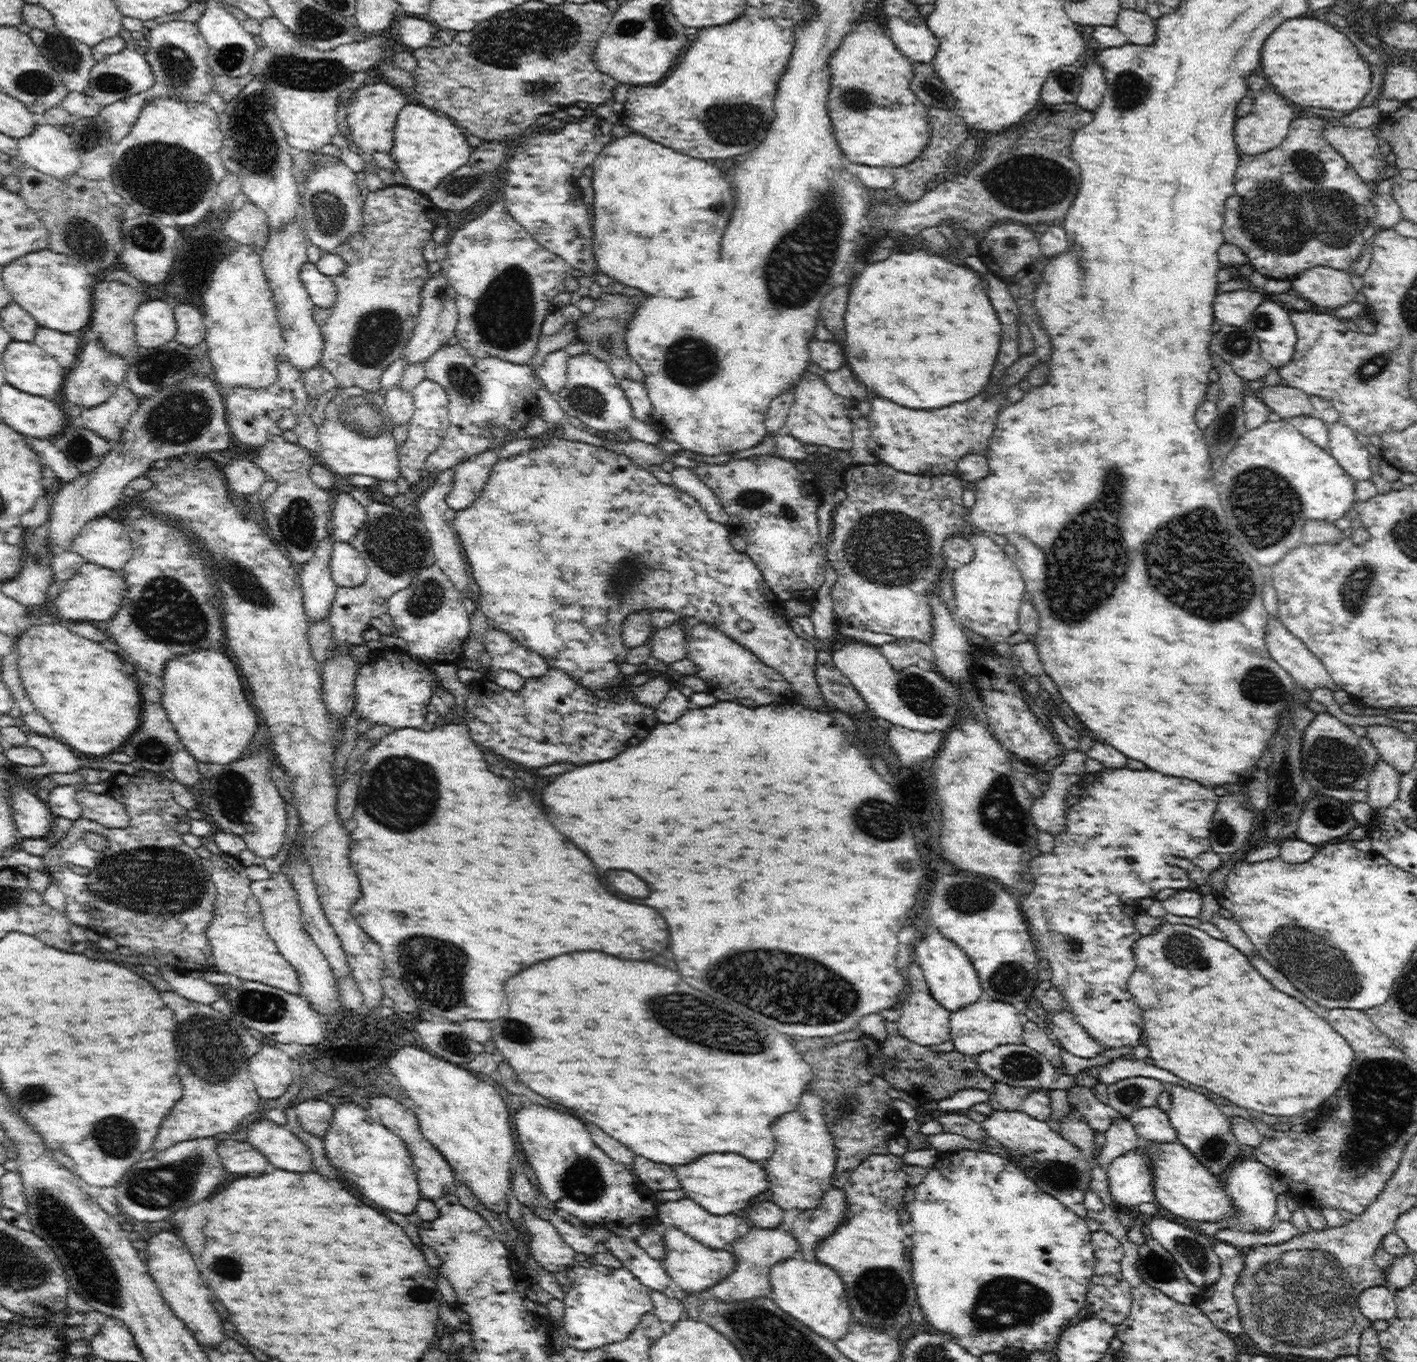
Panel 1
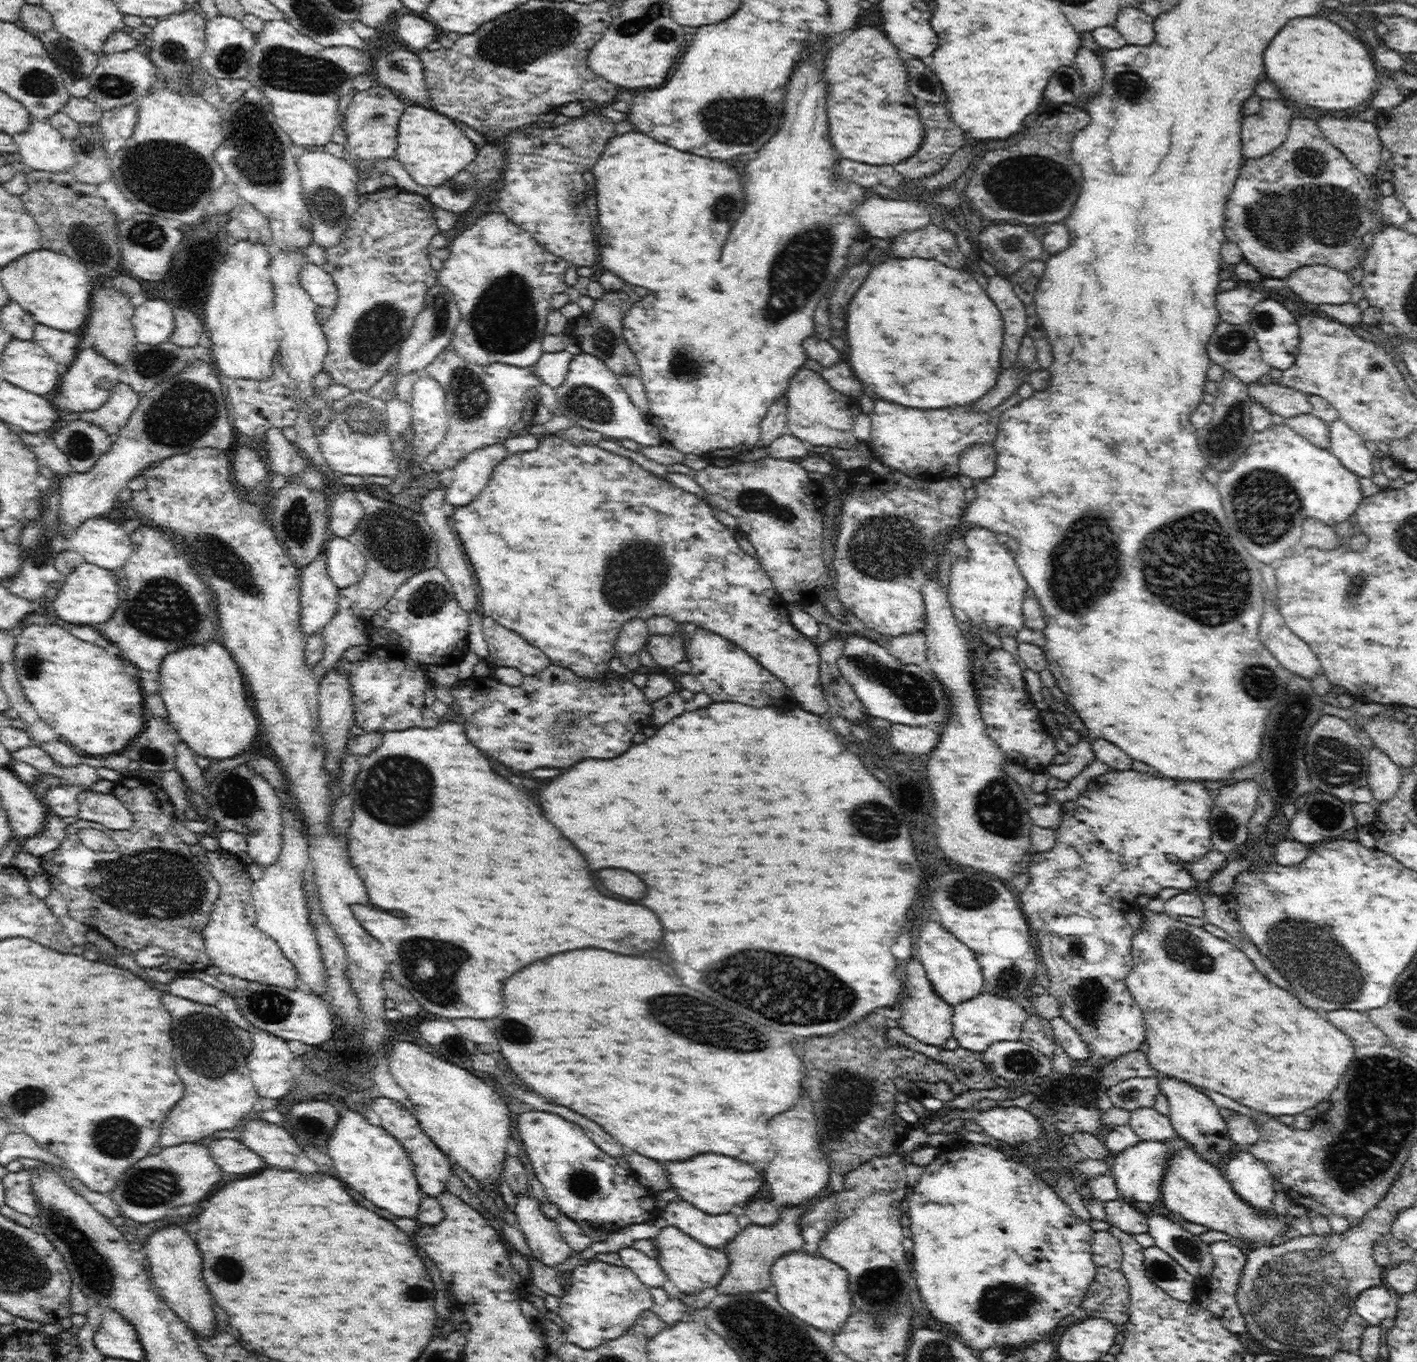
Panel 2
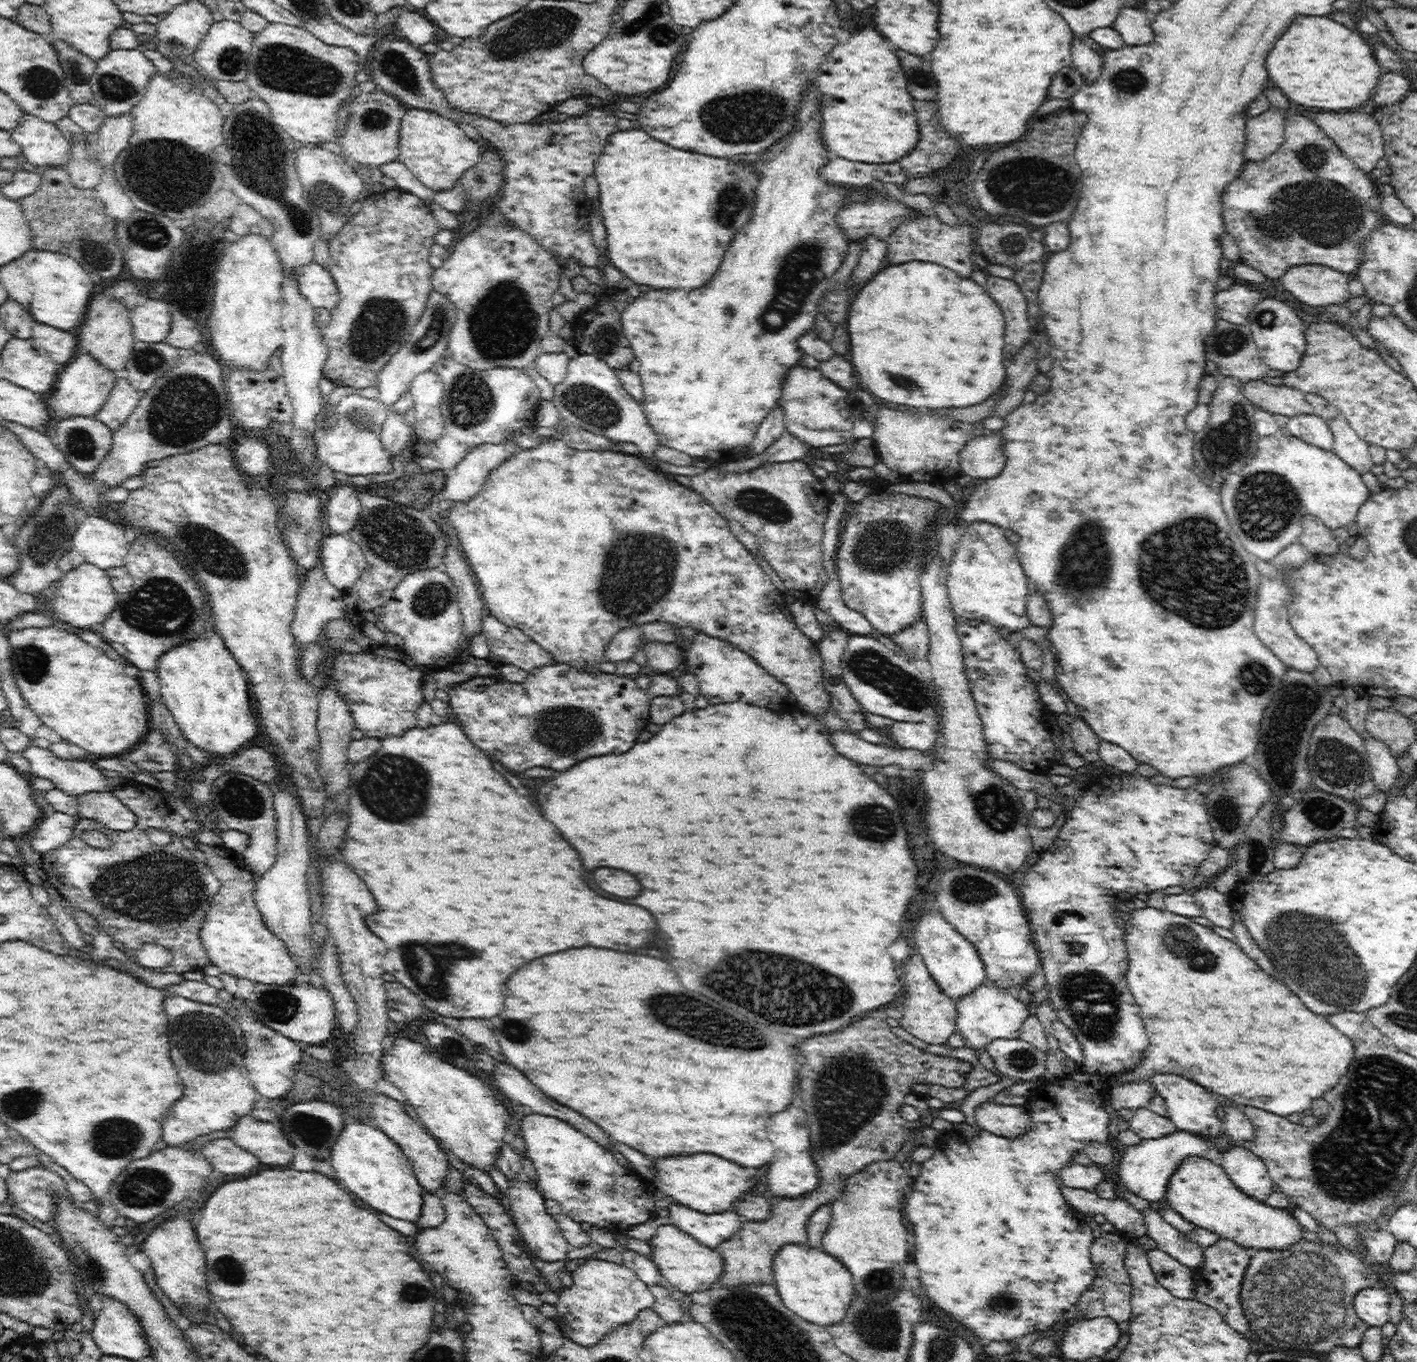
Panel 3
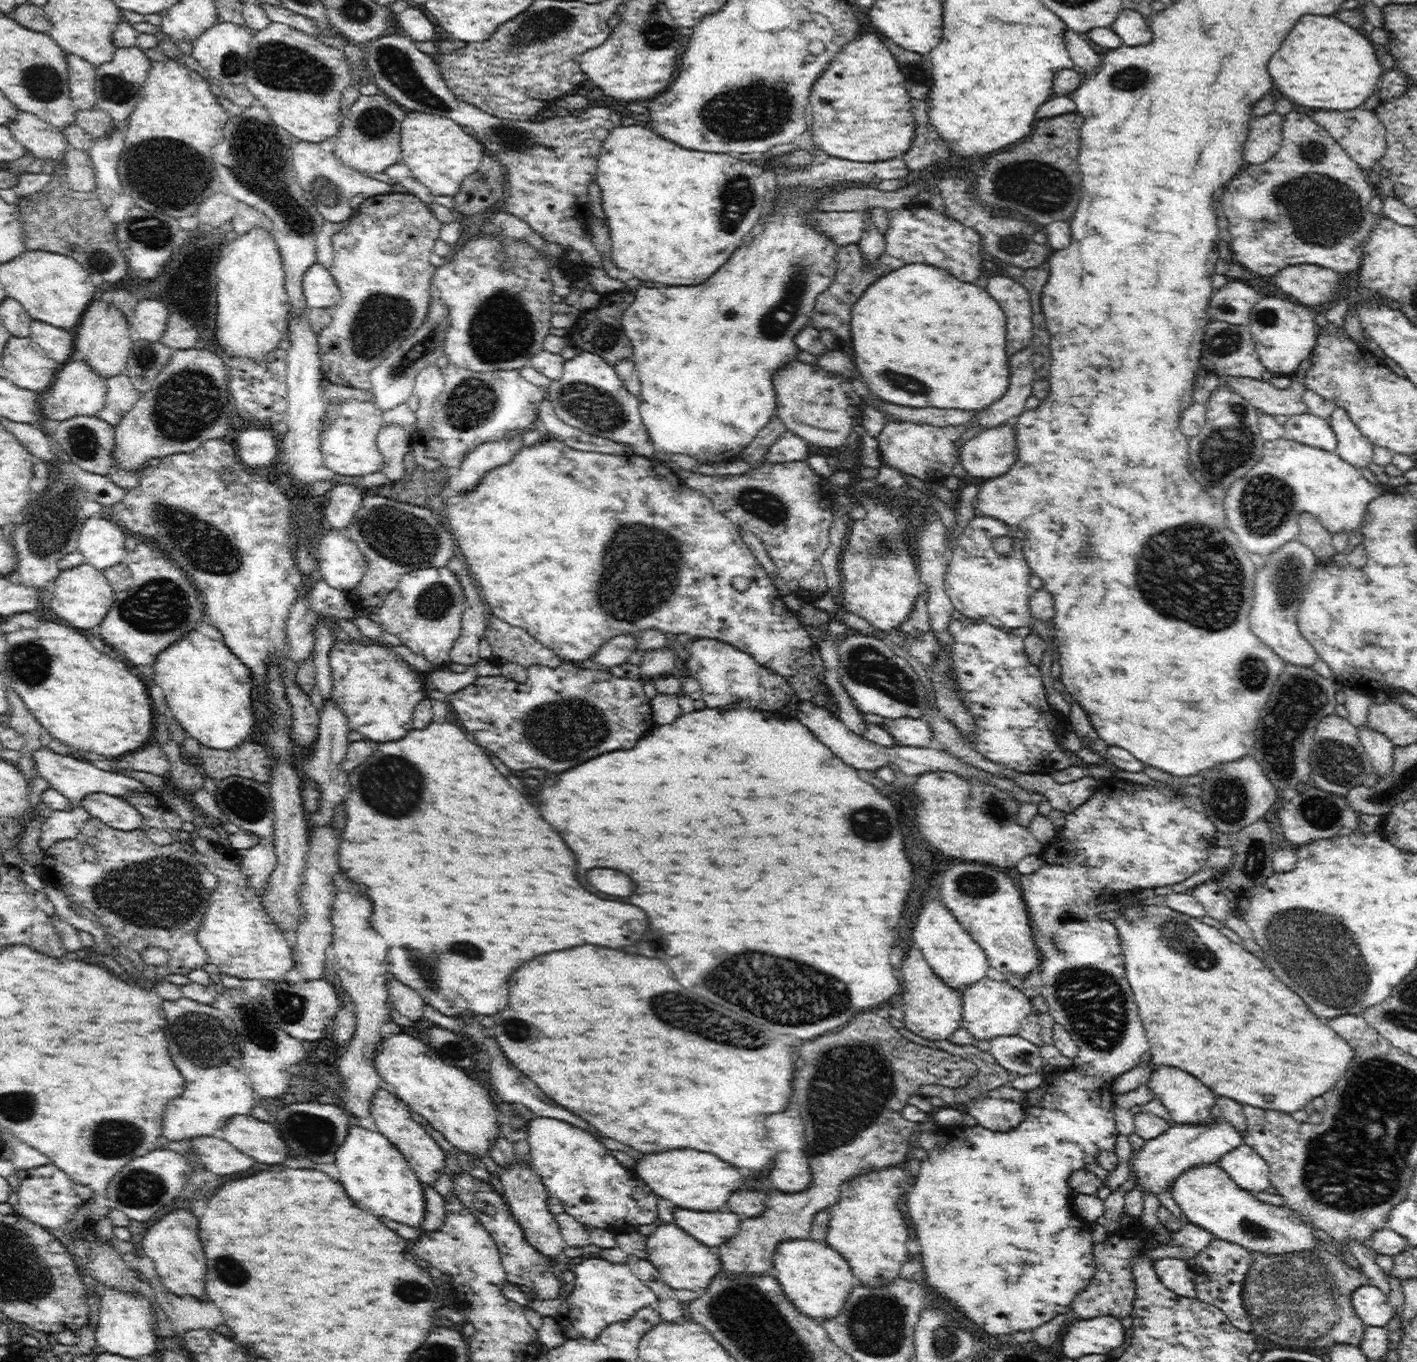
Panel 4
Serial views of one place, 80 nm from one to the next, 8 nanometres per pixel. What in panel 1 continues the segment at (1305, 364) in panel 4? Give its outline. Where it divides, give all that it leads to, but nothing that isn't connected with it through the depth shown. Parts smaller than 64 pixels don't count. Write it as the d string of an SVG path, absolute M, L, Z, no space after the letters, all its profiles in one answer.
M1285 384L1264 385L1254 392L1271 412L1276 412L1281 418L1292 418L1298 415L1311 415L1314 412L1311 395L1298 388Z

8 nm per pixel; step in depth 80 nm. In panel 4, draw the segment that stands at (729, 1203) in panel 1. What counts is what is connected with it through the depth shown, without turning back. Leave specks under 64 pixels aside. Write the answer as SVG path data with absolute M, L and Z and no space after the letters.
M668 1150L662 1154L642 1156L636 1162L636 1172L654 1190L654 1194L688 1210L718 1210L742 1184L742 1176L734 1166L700 1150Z

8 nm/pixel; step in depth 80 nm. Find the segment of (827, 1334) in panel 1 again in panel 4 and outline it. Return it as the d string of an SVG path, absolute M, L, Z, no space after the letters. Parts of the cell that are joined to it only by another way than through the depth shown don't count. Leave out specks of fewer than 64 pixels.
M794 1239L781 1242L773 1254L773 1268L783 1294L802 1315L819 1319L834 1318L855 1288L855 1278L848 1261L825 1242Z

